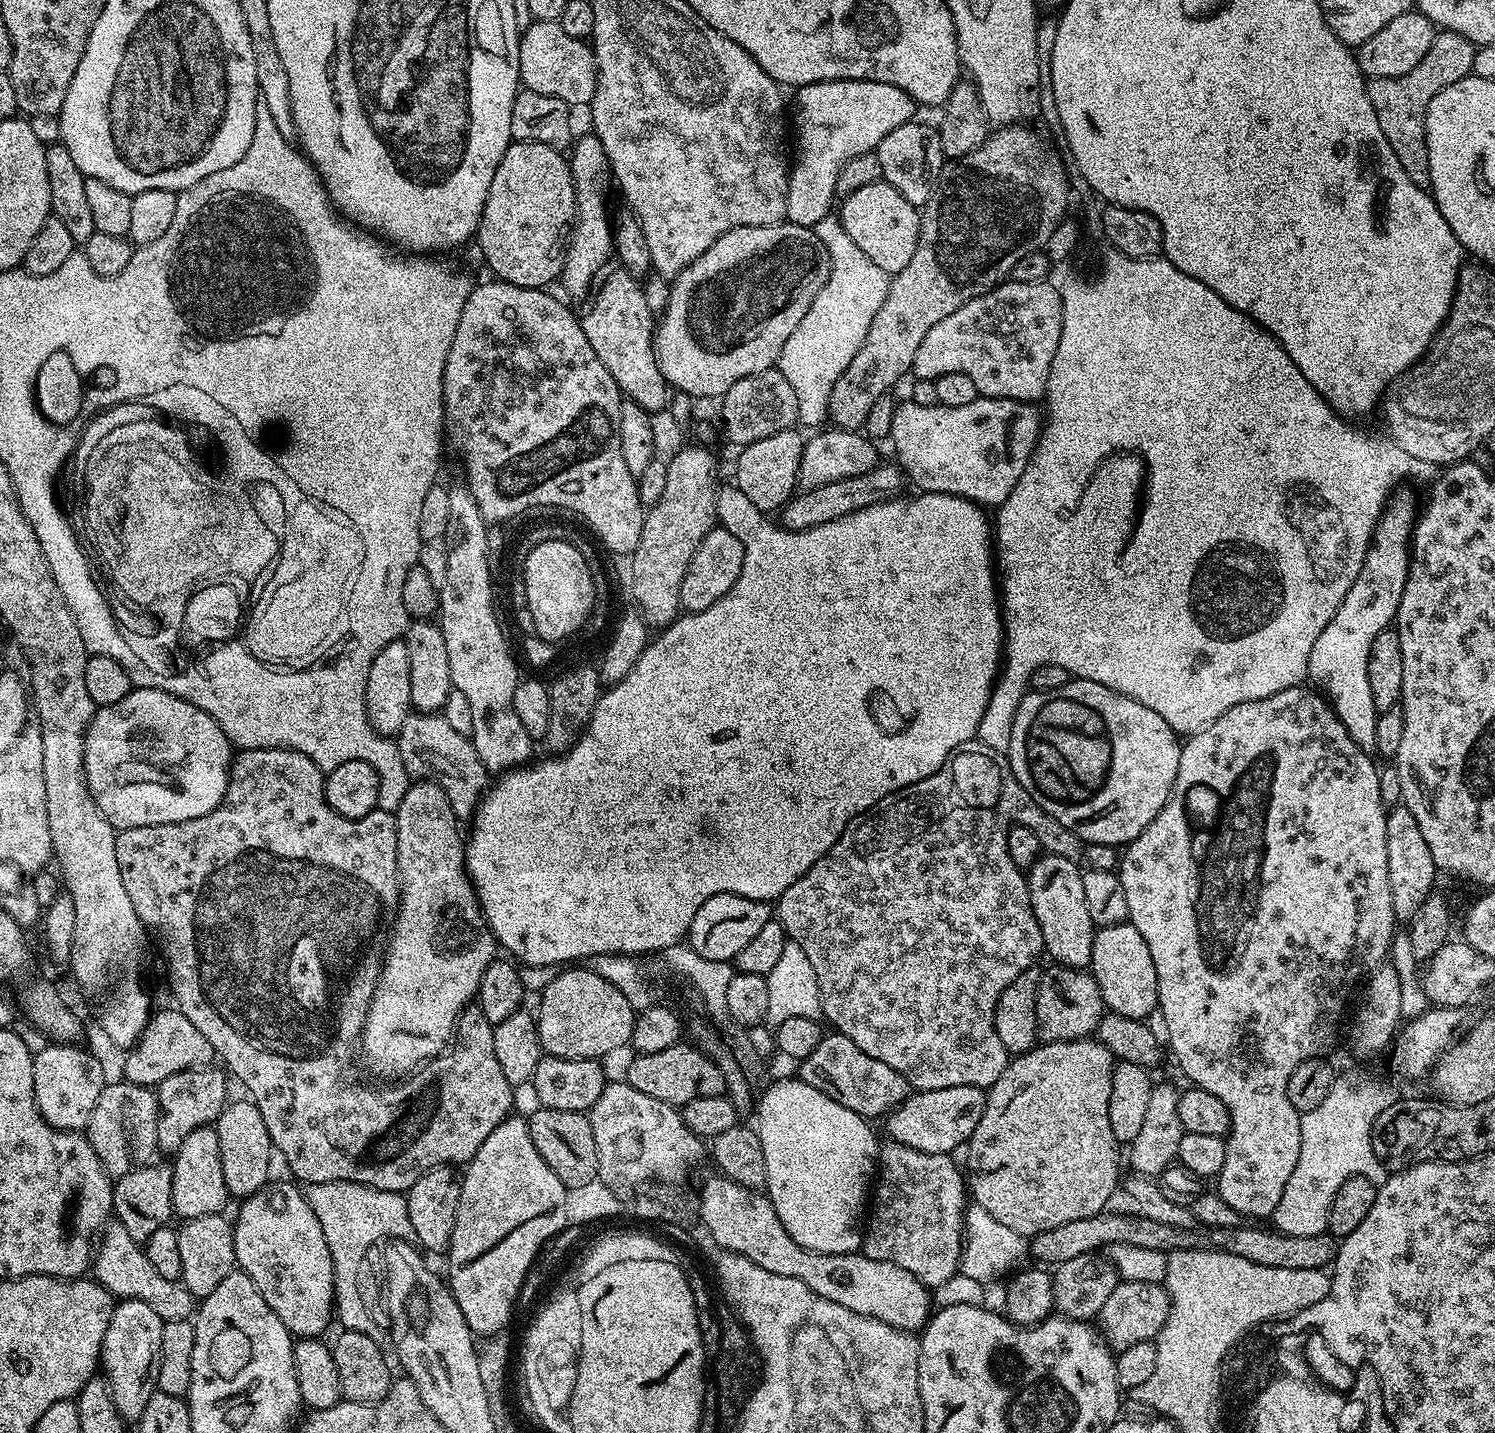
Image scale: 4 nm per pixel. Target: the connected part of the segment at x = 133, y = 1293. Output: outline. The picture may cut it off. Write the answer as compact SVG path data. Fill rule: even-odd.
M112 1222L103 1229L94 1252L94 1276L103 1288L108 1289L113 1297L120 1300L141 1300L166 1320L186 1320L193 1315L194 1298L184 1288L180 1280L162 1278L158 1270L146 1258L143 1247L136 1243L130 1234L126 1234L126 1226Z

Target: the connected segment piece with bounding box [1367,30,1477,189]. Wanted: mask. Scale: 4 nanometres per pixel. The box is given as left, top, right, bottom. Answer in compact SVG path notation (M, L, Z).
M1440 30L1437 31L1426 58L1422 58L1422 62L1418 62L1418 66L1414 66L1414 70L1410 70L1410 74L1402 74L1398 78L1374 76L1367 81L1370 106L1374 106L1374 114L1378 114L1378 126L1382 126L1382 134L1386 134L1386 142L1390 144L1390 150L1394 150L1394 154L1398 154L1398 162L1402 162L1402 170L1406 170L1406 174L1410 178L1410 182L1414 182L1414 186L1427 189L1432 183L1430 150L1426 146L1426 114L1430 110L1430 102L1434 102L1434 98L1438 94L1442 94L1442 90L1446 90L1446 86L1454 86L1454 82L1472 75L1476 49L1477 45L1471 44L1466 38L1453 32Z

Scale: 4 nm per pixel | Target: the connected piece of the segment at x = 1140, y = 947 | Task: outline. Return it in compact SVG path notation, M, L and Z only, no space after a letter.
M1127 922L1096 928L1092 938L1092 963L1090 965L1092 977L1098 982L1098 990L1104 999L1105 1009L1117 1012L1131 1020L1144 1020L1155 1013L1158 1008L1158 974L1154 970L1154 958L1150 958L1150 950L1138 934L1134 925Z

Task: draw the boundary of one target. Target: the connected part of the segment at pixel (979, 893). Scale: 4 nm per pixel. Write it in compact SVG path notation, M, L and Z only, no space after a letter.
M960 750L955 753L934 774L922 778L918 783L906 786L902 790L890 793L882 798L873 808L867 808L861 816L856 816L842 830L838 842L826 856L818 858L814 866L794 886L790 886L780 895L774 904L774 916L784 927L789 941L802 946L810 967L814 970L814 978L818 978L818 994L823 1019L832 1023L831 1027L842 1033L858 1050L862 1050L870 1058L878 1058L878 1062L886 1062L890 1070L898 1070L902 1078L906 1078L913 1089L929 1092L942 1090L946 1086L974 1086L989 1089L1002 1074L1002 1070L1010 1059L1010 1054L998 1039L994 1030L994 1010L1002 990L1018 978L1027 968L1037 963L1036 959L1044 952L1042 930L1038 930L1038 922L1034 918L1030 906L1027 877L1010 858L1007 837L1013 824L1021 824L1034 834L1038 834L1038 842L1045 853L1053 856L1079 857L1082 842L1062 822L1050 818L1032 801L1030 794L1014 778L1012 767L1003 759L998 759L987 750L968 752Z

